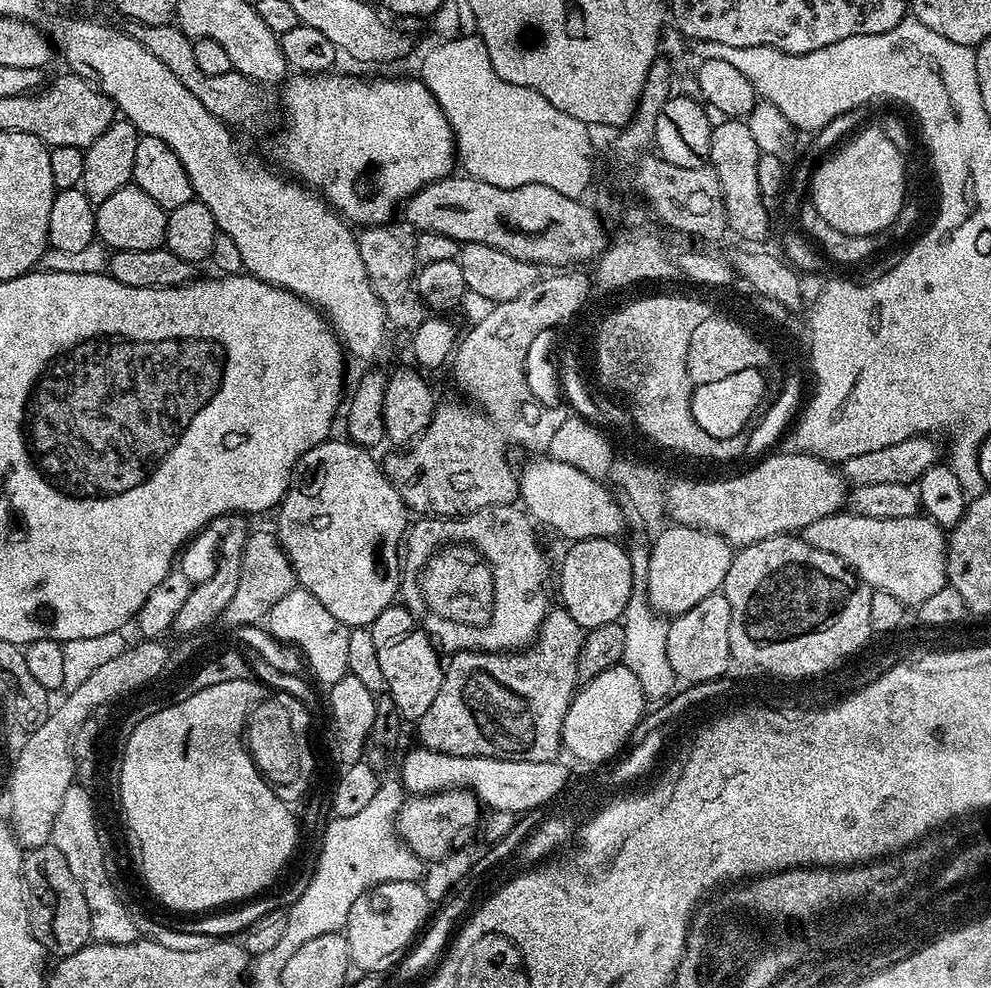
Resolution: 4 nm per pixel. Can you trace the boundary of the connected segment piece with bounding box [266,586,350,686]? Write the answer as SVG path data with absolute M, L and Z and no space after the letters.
M298 586L290 590L286 598L274 602L266 617L267 624L268 632L274 639L281 640L284 644L293 644L304 655L309 670L316 675L314 680L317 685L330 686L349 675L350 629L338 622L338 618L334 618L334 614L330 614L330 610L326 610L326 606L322 606L322 602L318 602L318 598L314 598L314 594L310 594L305 588Z

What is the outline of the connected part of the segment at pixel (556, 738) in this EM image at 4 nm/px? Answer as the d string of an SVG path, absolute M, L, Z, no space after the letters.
M562 606L549 607L531 644L510 652L457 652L447 661L442 690L418 721L419 743L451 756L489 756L518 762L550 762L562 752L566 710L578 691L578 650L586 629Z

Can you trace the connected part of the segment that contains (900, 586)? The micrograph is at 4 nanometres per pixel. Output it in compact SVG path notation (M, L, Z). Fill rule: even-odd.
M847 510L810 522L802 538L847 564L869 588L894 594L905 606L919 606L948 584L946 532L923 514L910 518L866 518Z

